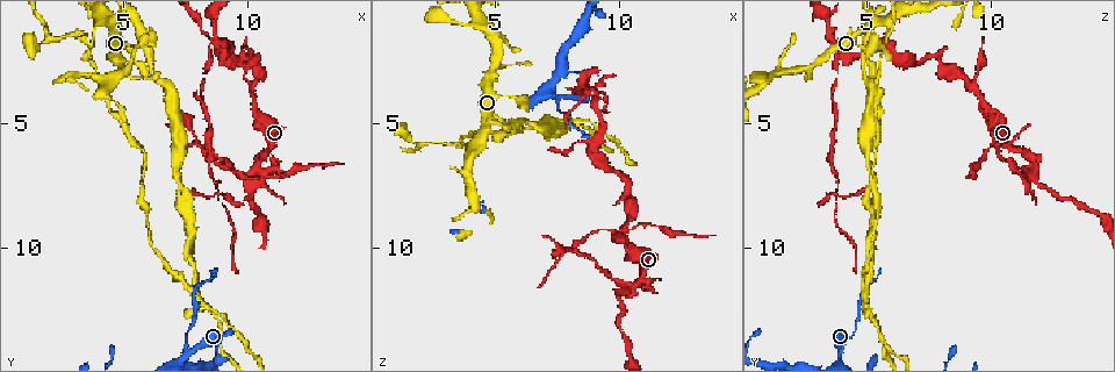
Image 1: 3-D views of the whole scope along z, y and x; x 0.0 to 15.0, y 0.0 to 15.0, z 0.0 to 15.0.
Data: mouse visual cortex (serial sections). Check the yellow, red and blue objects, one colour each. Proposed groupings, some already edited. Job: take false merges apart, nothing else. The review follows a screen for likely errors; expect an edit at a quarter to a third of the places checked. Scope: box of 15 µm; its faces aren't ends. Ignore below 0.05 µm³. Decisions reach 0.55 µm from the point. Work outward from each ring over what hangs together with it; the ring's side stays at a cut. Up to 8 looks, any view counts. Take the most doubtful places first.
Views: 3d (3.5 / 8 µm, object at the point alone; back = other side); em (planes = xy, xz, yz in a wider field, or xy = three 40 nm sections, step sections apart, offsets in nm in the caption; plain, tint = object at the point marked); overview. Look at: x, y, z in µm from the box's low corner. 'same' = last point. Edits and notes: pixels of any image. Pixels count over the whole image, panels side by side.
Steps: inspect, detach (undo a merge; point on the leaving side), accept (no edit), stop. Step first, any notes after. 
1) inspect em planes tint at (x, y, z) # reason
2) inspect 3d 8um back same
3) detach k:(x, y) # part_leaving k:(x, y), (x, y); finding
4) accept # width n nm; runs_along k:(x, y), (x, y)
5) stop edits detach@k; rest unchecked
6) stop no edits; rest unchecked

inspect 3d 3.5um at (3.7, 1.7, 5.9) # two arms in line, one across

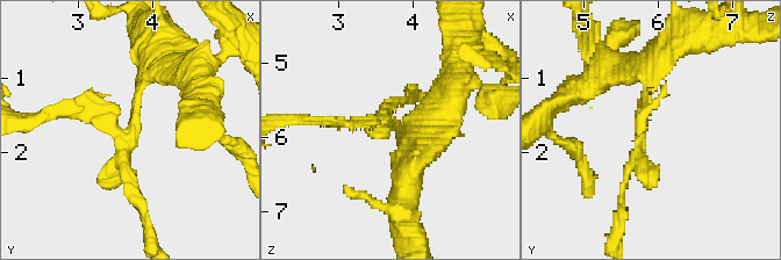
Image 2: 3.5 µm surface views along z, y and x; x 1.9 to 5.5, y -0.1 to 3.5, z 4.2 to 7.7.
inspect em xy step 5 plain at (3.70, 1.80, 5.80) # need the tissue

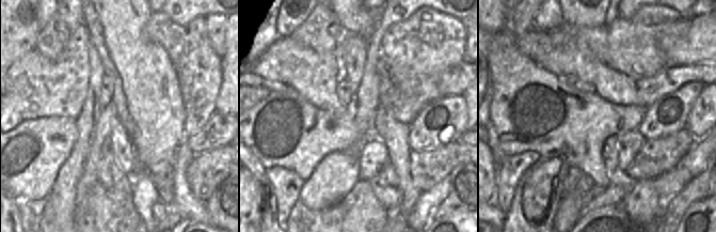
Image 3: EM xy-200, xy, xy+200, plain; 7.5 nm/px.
inspect em xy step 5 tint same # with the object marked

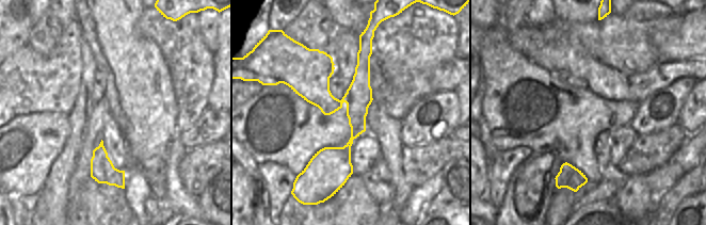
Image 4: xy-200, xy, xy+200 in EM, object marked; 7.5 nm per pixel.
detach 2:(94, 107) # a second cell is stuck on

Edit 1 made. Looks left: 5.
inspect 3d 3.5um at (10.5, 6.7, 11.8) # four or more arms meet

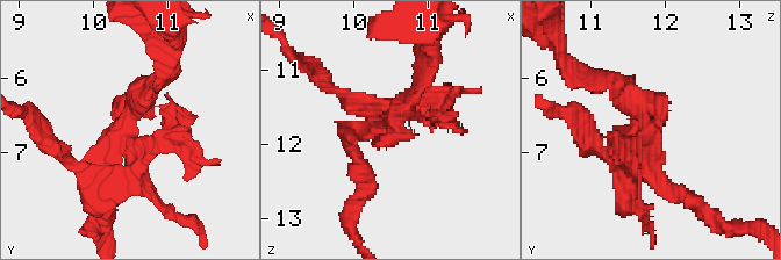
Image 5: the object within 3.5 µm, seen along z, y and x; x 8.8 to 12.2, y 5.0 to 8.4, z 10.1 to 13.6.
inspect em planes tint at (10.45, 6.70, 11.75) # arms 4; arm_widths 150, 200, 200, 250 nm

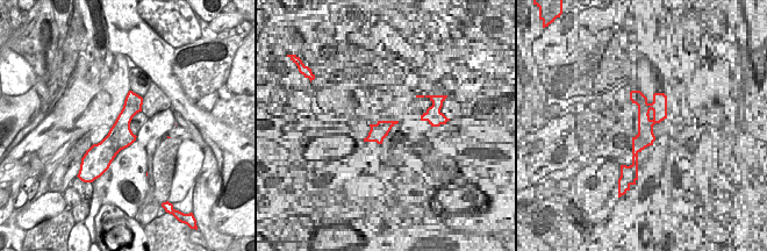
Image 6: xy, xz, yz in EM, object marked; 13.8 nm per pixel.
detach 5:(631, 189) # part_leaving 5:(631, 154), (625, 186), (601, 151); a second cell is stuck on

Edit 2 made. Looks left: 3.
inspect 3d 3.5um at (7.6, 14.3, 3.9) # a fork

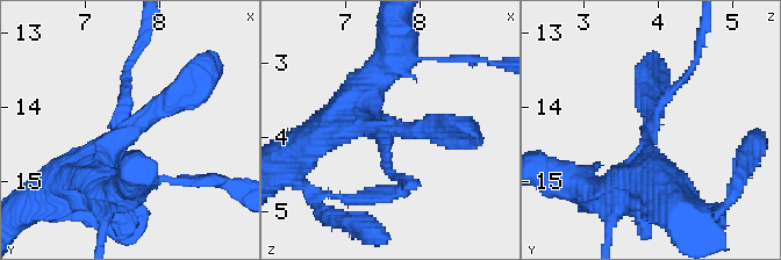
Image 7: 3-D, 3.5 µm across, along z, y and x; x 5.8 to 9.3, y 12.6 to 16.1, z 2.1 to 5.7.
inspect em planes tint at (7.60, 14.25, 3.95) # arms 3; arm_widths 150, 350, 400 nm; now the EM

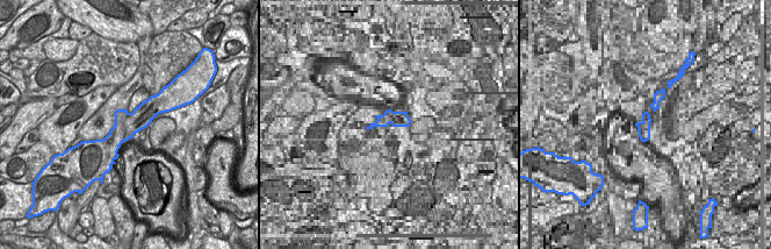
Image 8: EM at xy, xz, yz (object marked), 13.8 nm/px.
detach 7:(134, 56) # part_leaving 7:(127, 88), (127, 67), (141, 31); a second cell is stuck on

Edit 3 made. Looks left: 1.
stop edits detach@2, detach@5, detach@7; rest unchecked

